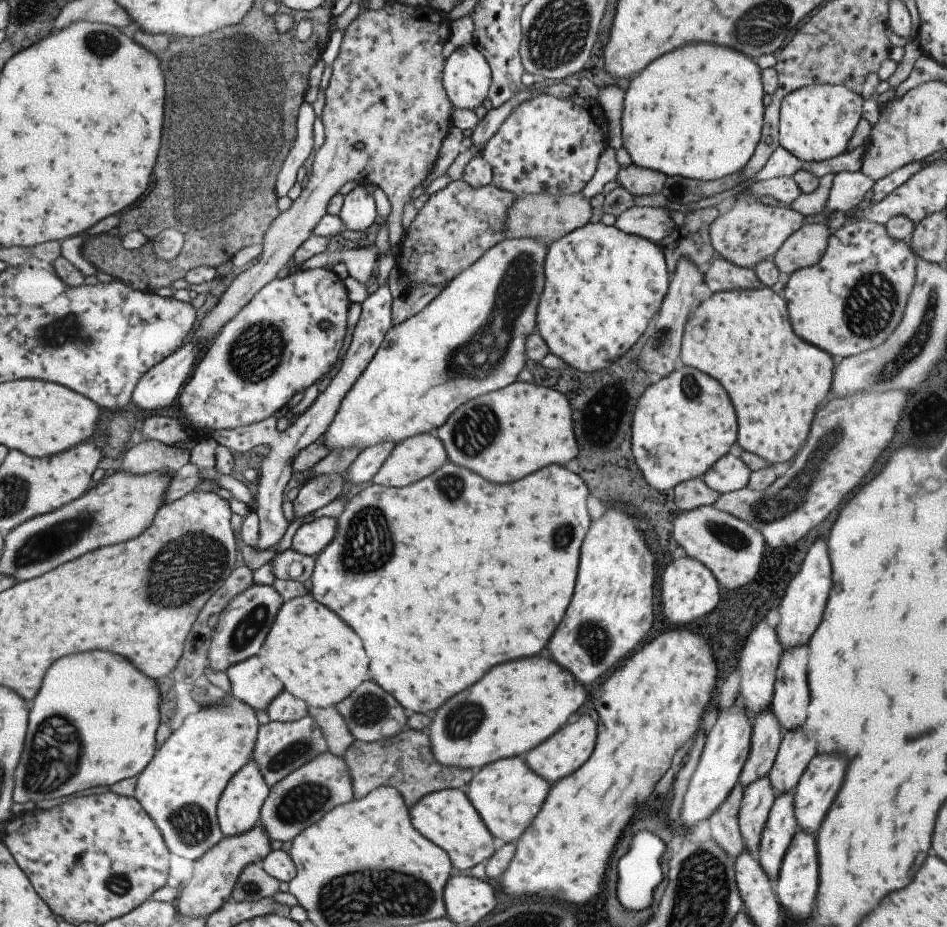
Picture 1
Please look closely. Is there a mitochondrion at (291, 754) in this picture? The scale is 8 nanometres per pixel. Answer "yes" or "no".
yes

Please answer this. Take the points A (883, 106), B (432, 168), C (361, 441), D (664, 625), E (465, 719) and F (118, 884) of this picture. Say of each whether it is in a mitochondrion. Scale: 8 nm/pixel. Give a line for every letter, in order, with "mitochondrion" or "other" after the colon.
A: other
B: other
C: other
D: other
E: mitochondrion
F: mitochondrion

